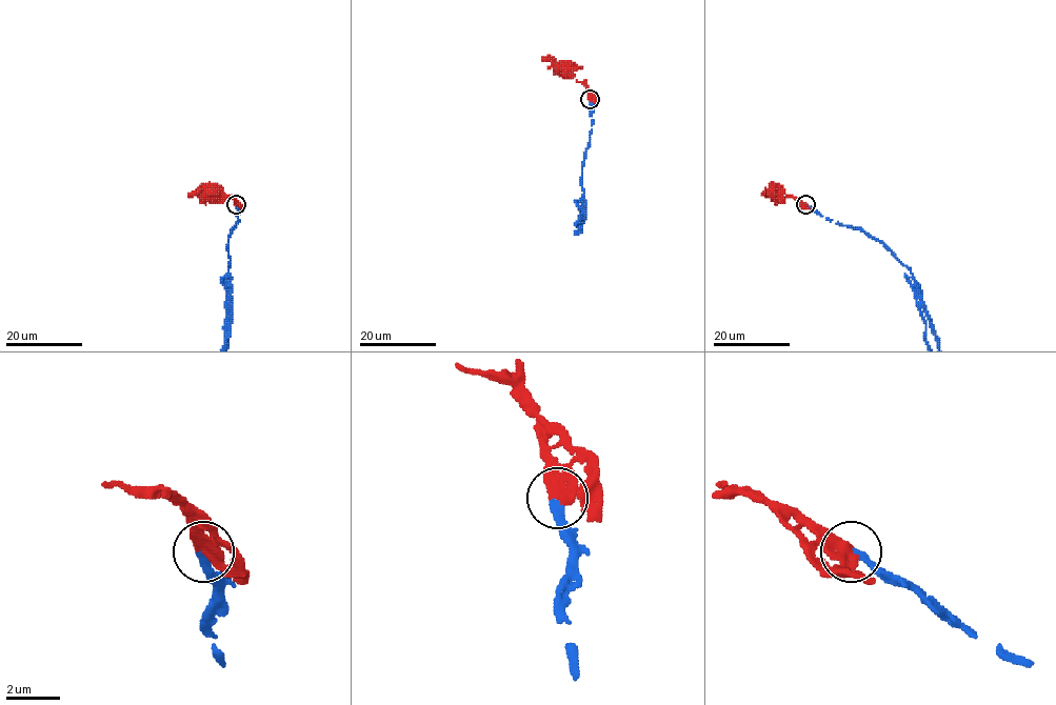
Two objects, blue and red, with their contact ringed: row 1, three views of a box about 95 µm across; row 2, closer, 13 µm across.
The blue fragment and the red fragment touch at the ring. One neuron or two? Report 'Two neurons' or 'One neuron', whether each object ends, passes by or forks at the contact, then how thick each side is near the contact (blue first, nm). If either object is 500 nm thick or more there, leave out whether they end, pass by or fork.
One neuron. At the ring blue ends. At the ring red passes by. Thickness 280 nm (blue) against 280 nm

